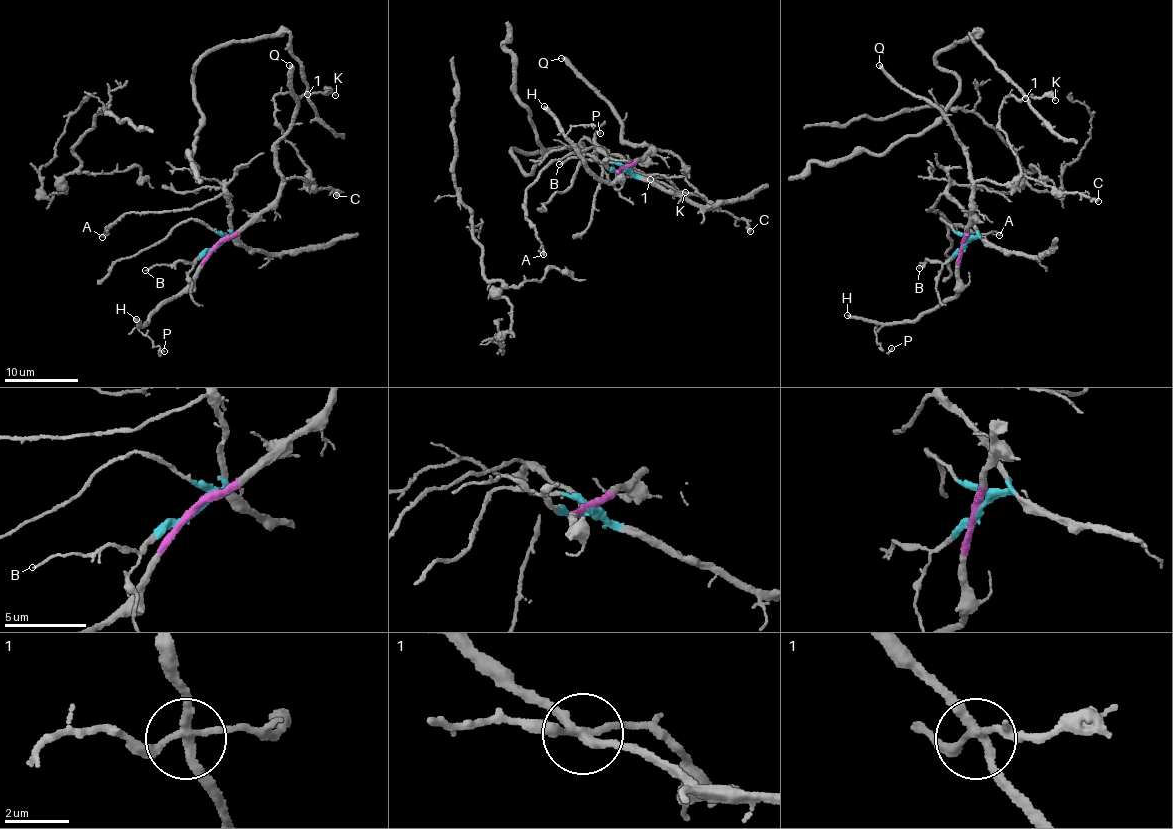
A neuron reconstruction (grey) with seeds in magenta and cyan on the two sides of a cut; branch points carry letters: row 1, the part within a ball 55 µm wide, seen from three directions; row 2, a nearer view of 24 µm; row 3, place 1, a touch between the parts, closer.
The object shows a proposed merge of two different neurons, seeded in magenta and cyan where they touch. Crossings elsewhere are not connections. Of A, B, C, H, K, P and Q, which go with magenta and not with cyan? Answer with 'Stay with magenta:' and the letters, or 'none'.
Stay with magenta: C, H, K, P, Q

